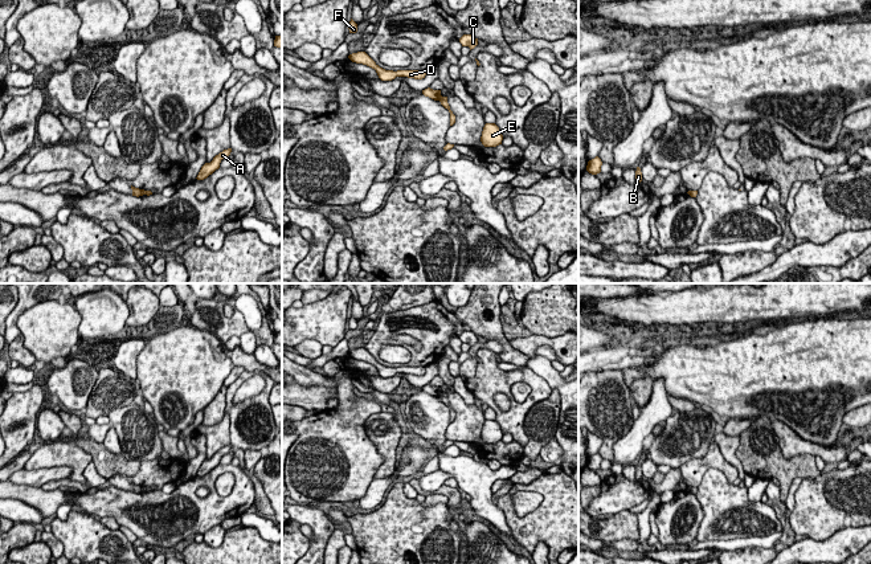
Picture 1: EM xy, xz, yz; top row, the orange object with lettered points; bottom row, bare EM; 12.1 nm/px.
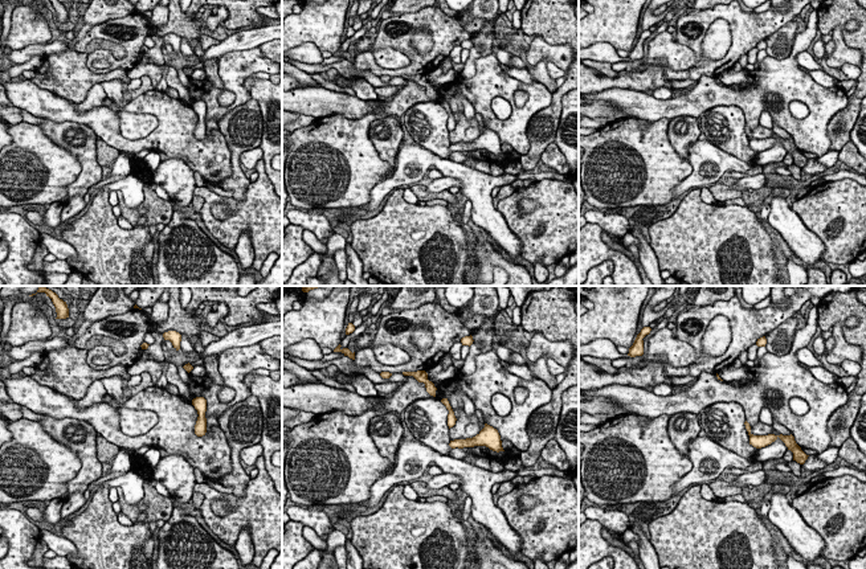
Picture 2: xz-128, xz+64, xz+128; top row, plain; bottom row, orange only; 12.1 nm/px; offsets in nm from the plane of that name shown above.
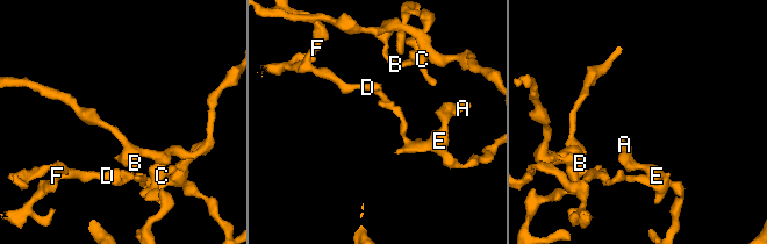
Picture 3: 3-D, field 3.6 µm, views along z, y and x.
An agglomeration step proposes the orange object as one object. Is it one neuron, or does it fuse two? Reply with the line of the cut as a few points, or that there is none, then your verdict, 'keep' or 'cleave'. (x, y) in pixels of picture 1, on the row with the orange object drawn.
cut xz (441, 95), (438, 99); cleave

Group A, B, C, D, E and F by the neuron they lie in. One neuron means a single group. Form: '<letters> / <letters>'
A B C E / D F

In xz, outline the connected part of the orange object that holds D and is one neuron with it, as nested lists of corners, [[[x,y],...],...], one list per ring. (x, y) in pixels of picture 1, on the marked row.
[[[357,52],[348,56],[352,62],[367,65],[376,70],[381,81],[392,81],[396,77],[408,77],[414,79],[422,79],[426,75],[426,70],[385,70],[380,68],[365,52]]]

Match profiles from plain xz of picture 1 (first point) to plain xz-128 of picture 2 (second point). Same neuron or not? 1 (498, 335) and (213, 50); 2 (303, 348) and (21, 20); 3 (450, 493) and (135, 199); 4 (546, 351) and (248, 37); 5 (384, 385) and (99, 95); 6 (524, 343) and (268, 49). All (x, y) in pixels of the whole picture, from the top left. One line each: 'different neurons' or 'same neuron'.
1: different neurons
2: different neurons
3: different neurons
4: different neurons
5: different neurons
6: same neuron

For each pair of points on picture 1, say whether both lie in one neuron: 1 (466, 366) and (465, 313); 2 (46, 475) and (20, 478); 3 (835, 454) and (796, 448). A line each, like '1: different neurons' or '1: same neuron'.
1: different neurons
2: same neuron
3: same neuron

